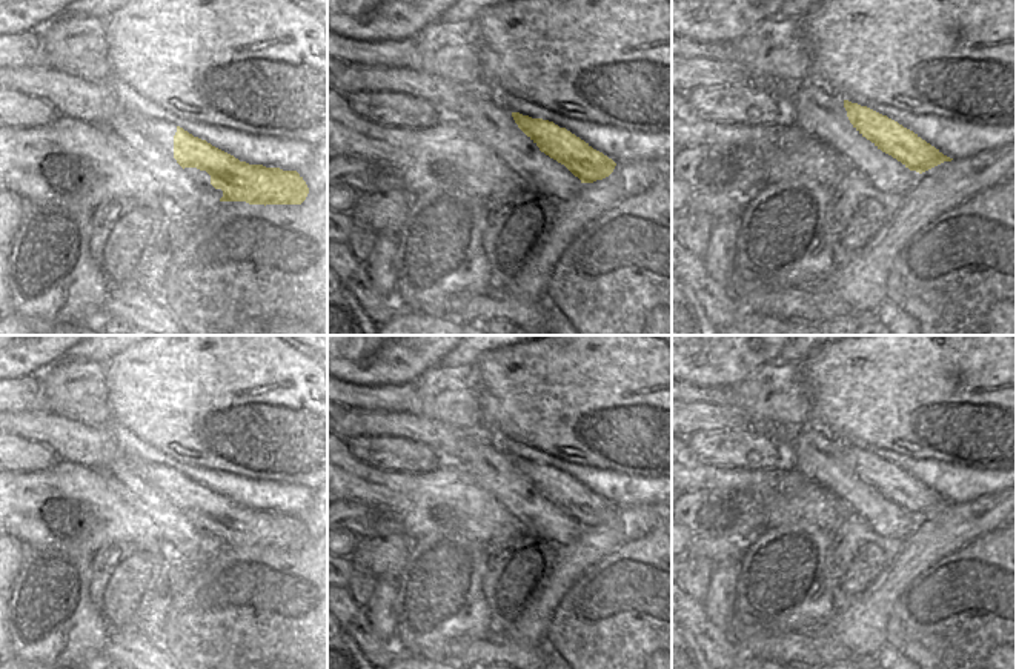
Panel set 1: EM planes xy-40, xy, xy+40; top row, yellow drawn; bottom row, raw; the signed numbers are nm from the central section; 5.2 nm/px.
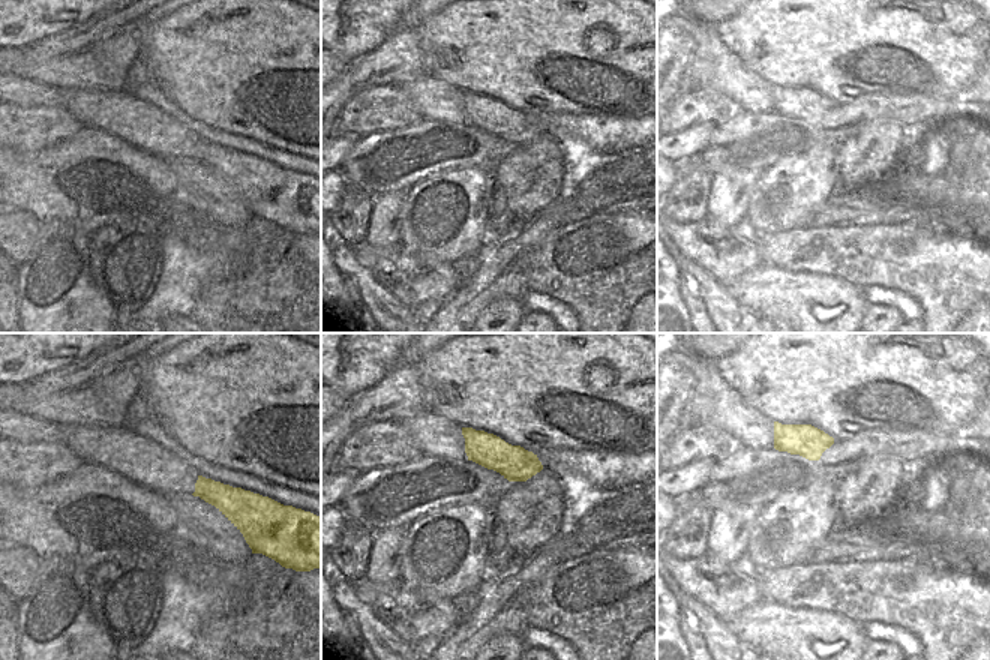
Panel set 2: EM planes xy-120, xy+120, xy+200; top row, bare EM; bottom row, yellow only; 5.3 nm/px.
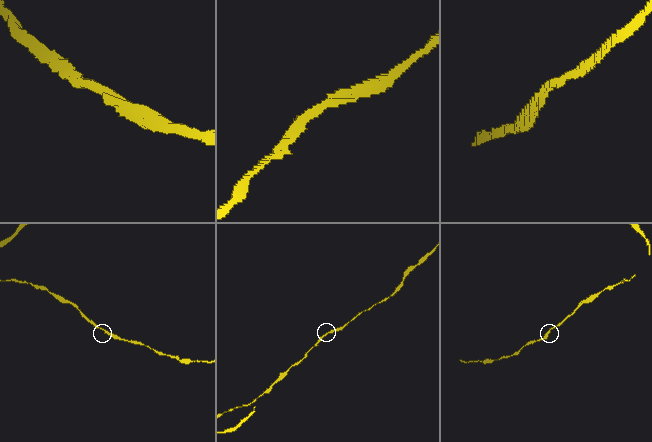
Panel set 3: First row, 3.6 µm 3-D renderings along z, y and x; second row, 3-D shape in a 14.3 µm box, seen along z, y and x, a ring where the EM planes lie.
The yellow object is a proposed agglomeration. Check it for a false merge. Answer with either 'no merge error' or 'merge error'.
no merge error

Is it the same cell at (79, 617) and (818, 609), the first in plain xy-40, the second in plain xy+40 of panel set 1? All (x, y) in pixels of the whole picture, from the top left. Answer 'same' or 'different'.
same

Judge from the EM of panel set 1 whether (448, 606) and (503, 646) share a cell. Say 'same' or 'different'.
different

